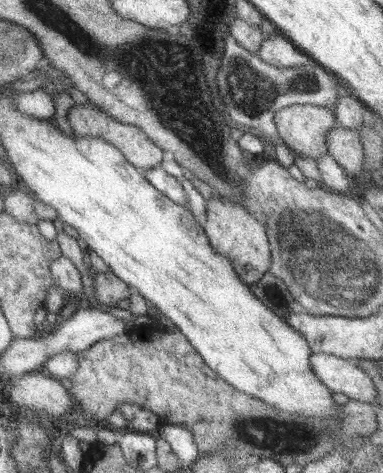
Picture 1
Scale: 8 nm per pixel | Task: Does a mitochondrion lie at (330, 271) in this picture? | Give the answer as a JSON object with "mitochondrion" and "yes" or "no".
{"mitochondrion":"yes"}

